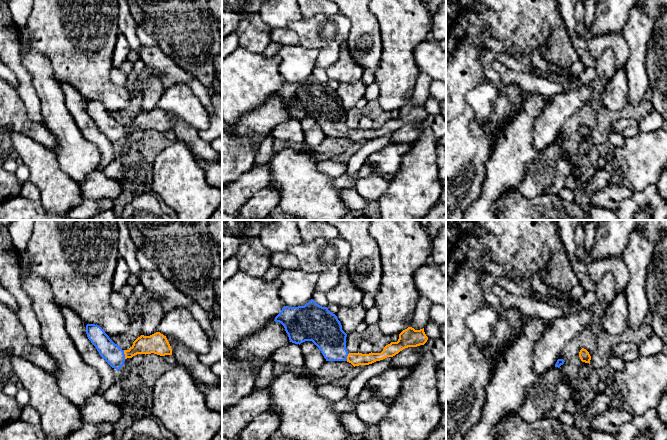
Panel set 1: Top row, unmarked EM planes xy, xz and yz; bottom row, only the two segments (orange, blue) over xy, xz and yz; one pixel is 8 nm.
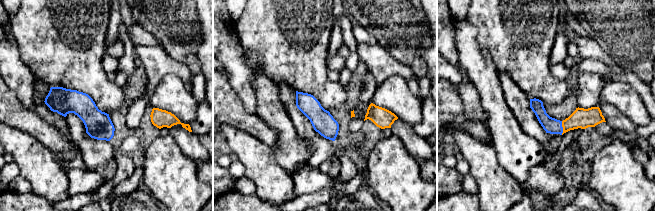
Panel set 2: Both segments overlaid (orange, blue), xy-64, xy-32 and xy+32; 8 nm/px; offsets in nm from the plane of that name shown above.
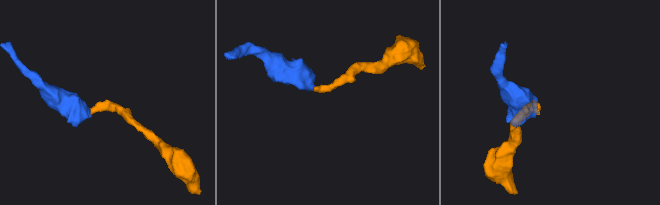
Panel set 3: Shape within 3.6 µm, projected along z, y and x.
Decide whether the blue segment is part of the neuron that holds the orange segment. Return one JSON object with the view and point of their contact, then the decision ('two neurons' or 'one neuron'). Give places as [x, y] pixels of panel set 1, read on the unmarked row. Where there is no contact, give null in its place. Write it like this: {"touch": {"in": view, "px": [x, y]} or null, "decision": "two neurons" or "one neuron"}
{"touch": {"in": "xy", "px": [124, 129]}, "decision": "one neuron"}

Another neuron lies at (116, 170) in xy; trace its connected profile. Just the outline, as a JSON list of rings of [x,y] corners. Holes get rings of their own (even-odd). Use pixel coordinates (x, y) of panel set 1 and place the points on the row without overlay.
[[[137,130],[133,132],[127,140],[124,140],[118,147],[119,155],[116,160],[107,165],[103,172],[106,176],[114,178],[117,181],[123,182],[125,178],[125,166],[123,164],[123,157],[128,152],[130,145],[142,139],[145,130]]]

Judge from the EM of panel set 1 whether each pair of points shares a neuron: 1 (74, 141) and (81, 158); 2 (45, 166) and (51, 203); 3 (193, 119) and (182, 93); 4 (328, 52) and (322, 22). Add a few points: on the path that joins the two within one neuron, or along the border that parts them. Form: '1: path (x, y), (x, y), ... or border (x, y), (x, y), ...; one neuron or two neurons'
1: path (74, 145), (74, 151), (77, 154); one neuron
2: path (47, 175), (51, 180), (51, 194); one neuron
3: path (193, 113), (182, 99); one neuron
4: path (328, 45), (326, 35), (322, 29); one neuron

